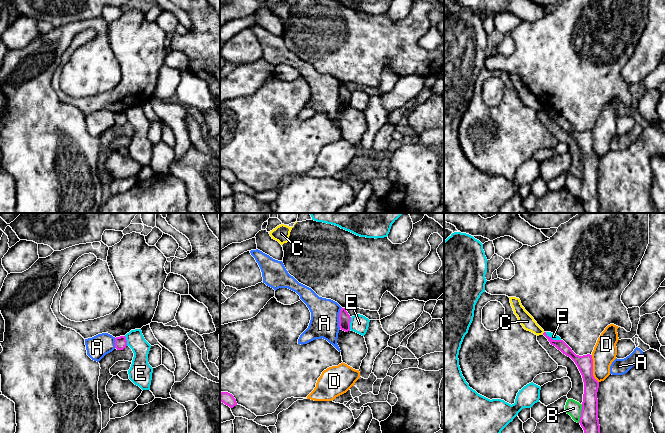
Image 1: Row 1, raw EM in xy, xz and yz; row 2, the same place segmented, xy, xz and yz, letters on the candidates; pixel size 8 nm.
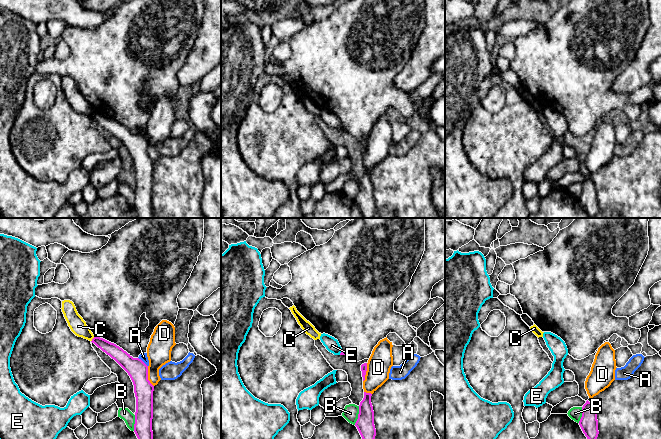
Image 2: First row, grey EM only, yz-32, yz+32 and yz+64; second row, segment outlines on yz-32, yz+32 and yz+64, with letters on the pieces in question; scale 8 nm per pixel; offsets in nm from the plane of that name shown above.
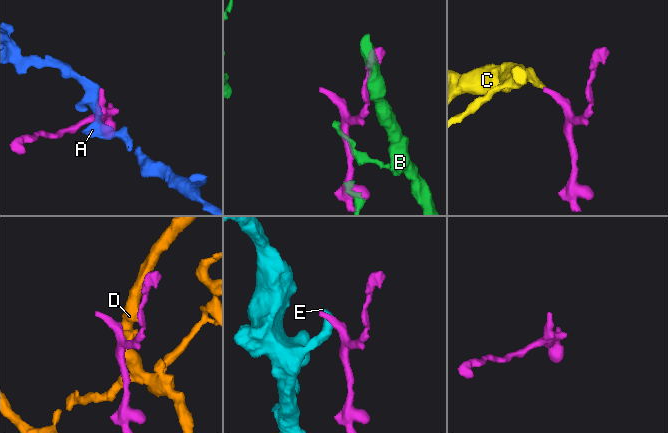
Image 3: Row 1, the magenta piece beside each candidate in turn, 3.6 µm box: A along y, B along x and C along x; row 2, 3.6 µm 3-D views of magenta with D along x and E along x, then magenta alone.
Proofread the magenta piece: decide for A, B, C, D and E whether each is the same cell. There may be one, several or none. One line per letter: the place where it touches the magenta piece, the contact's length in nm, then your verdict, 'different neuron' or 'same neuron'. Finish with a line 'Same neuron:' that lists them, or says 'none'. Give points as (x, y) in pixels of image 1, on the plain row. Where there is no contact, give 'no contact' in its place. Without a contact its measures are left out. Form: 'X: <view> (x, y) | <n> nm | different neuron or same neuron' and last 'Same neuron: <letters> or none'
A: xz (339, 94) | 180 nm | different neuron
B: yz (581, 189) | 160 nm | different neuron
C: yz (543, 109) | 30 nm | different neuron
D: yz (592, 145) | 240 nm | different neuron
E: yz (552, 115) | 140 nm | different neuron
Same neuron: none

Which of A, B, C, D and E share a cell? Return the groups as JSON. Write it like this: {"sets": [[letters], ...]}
{"sets": [["A"], ["B"], ["C"], ["D"], ["E"]]}

